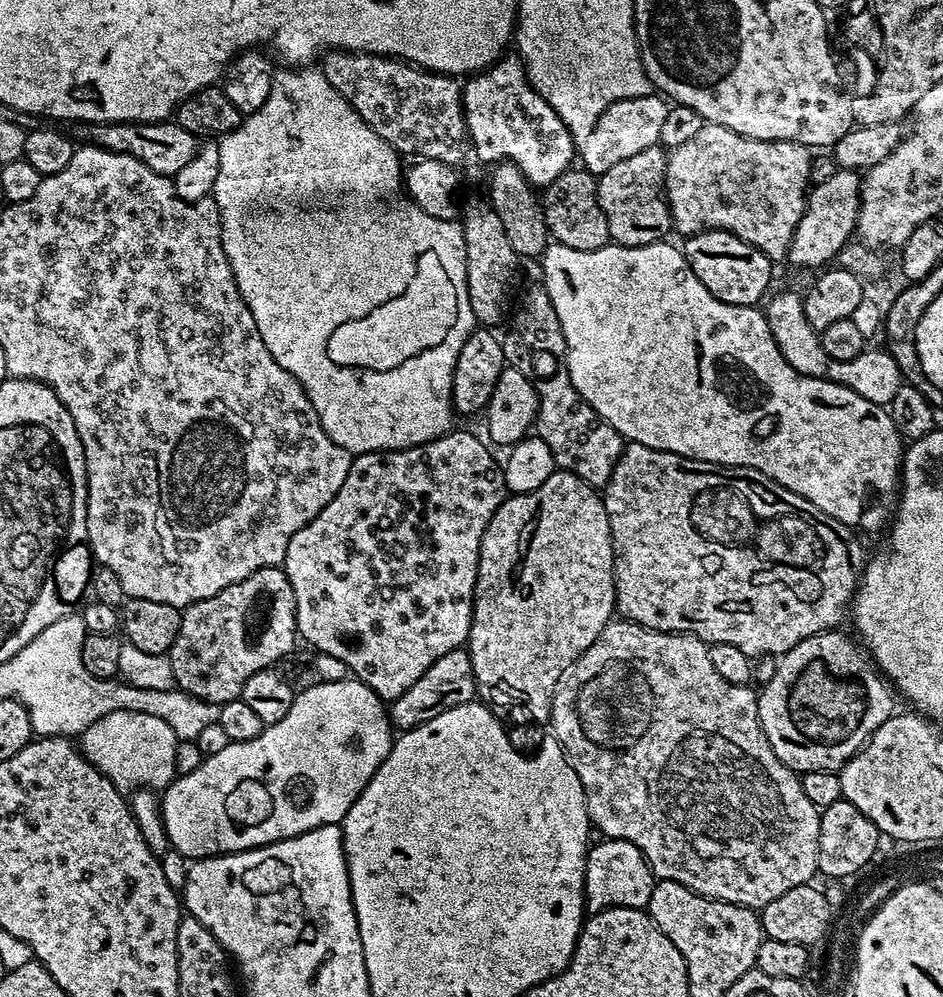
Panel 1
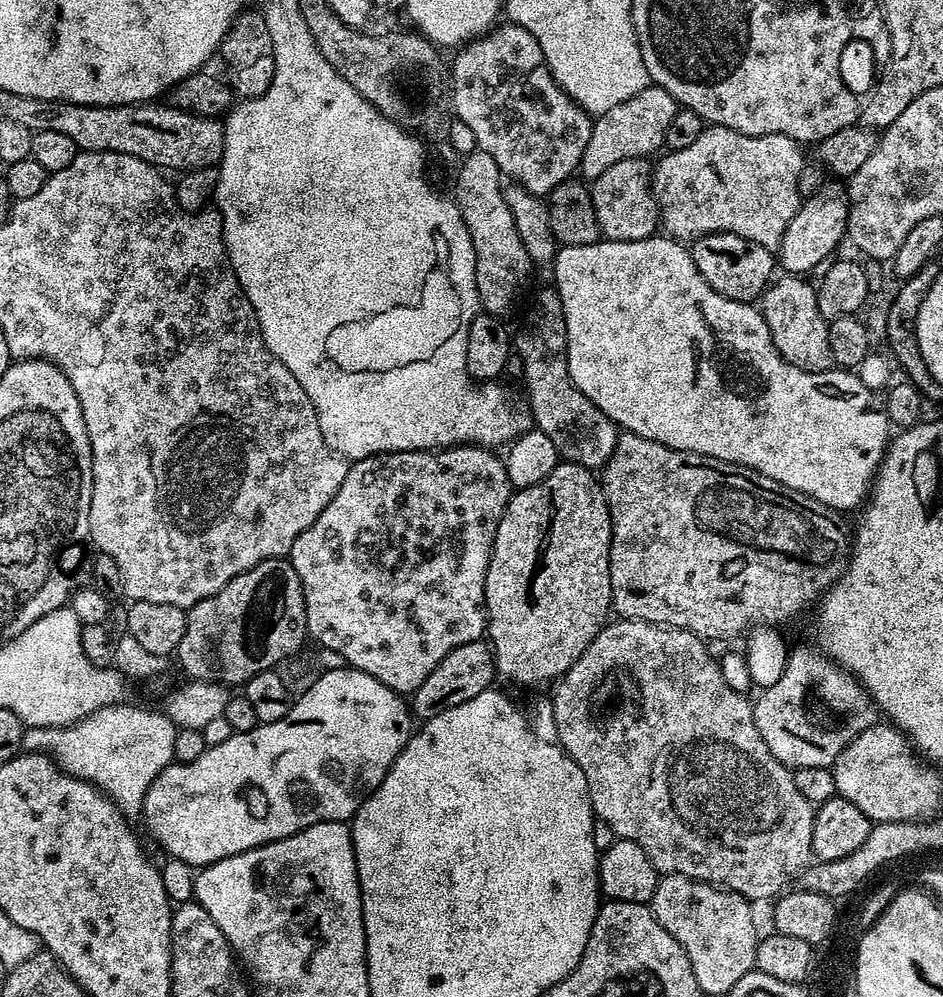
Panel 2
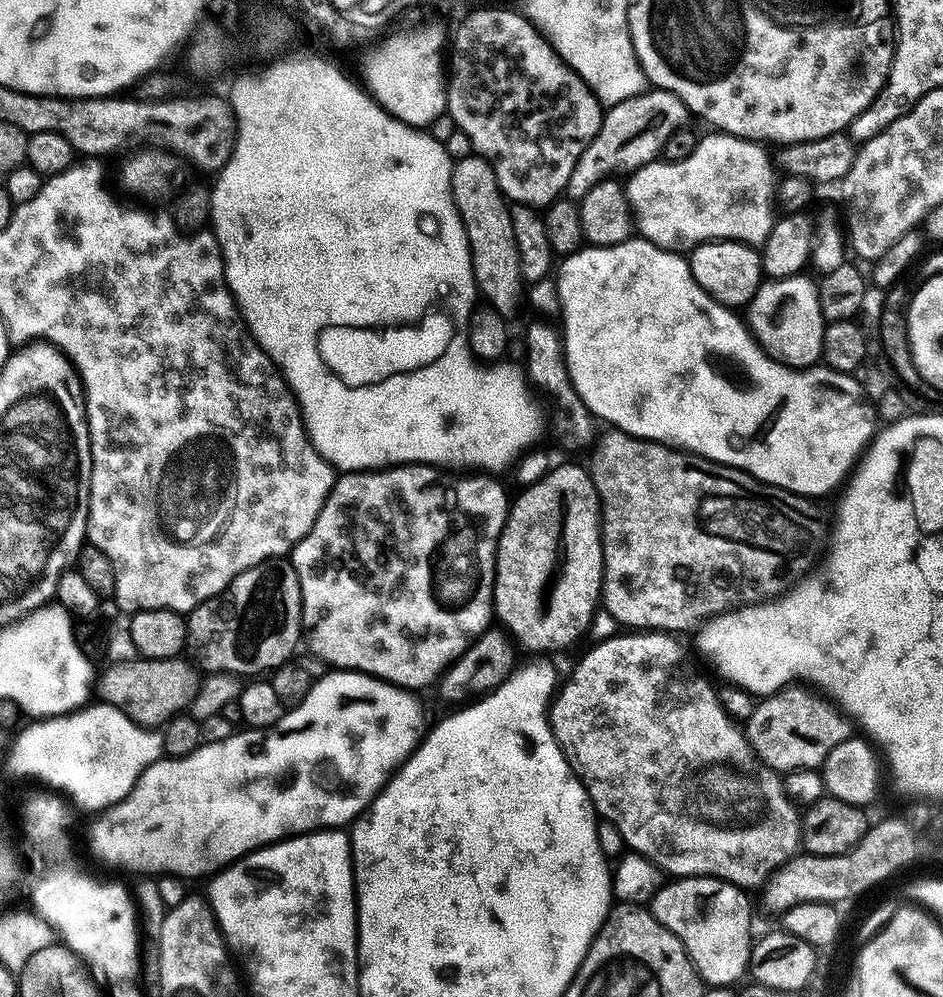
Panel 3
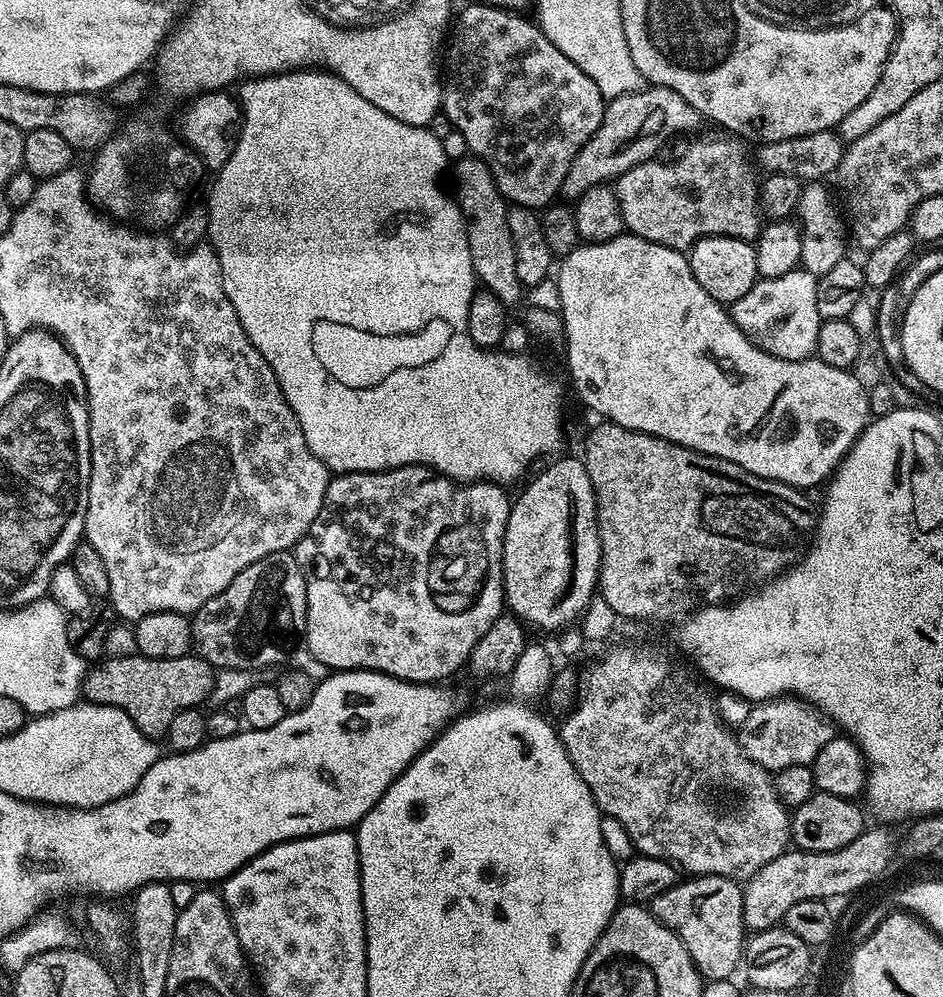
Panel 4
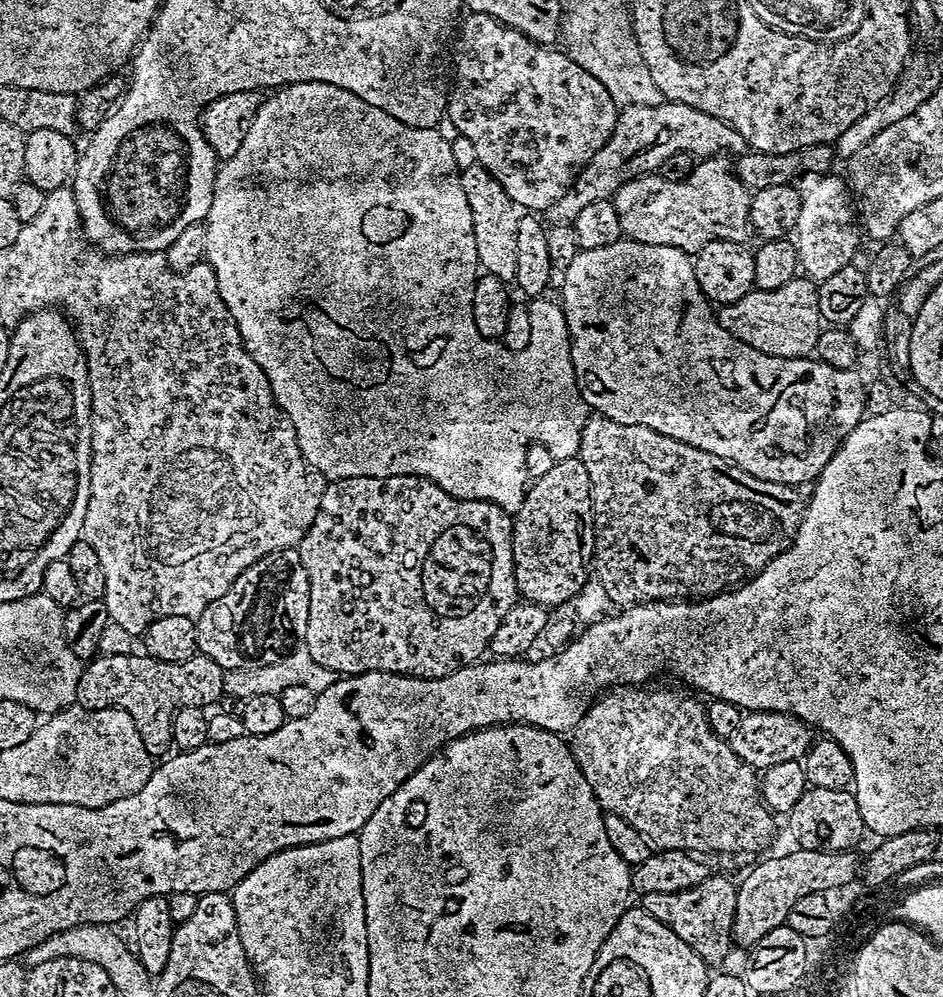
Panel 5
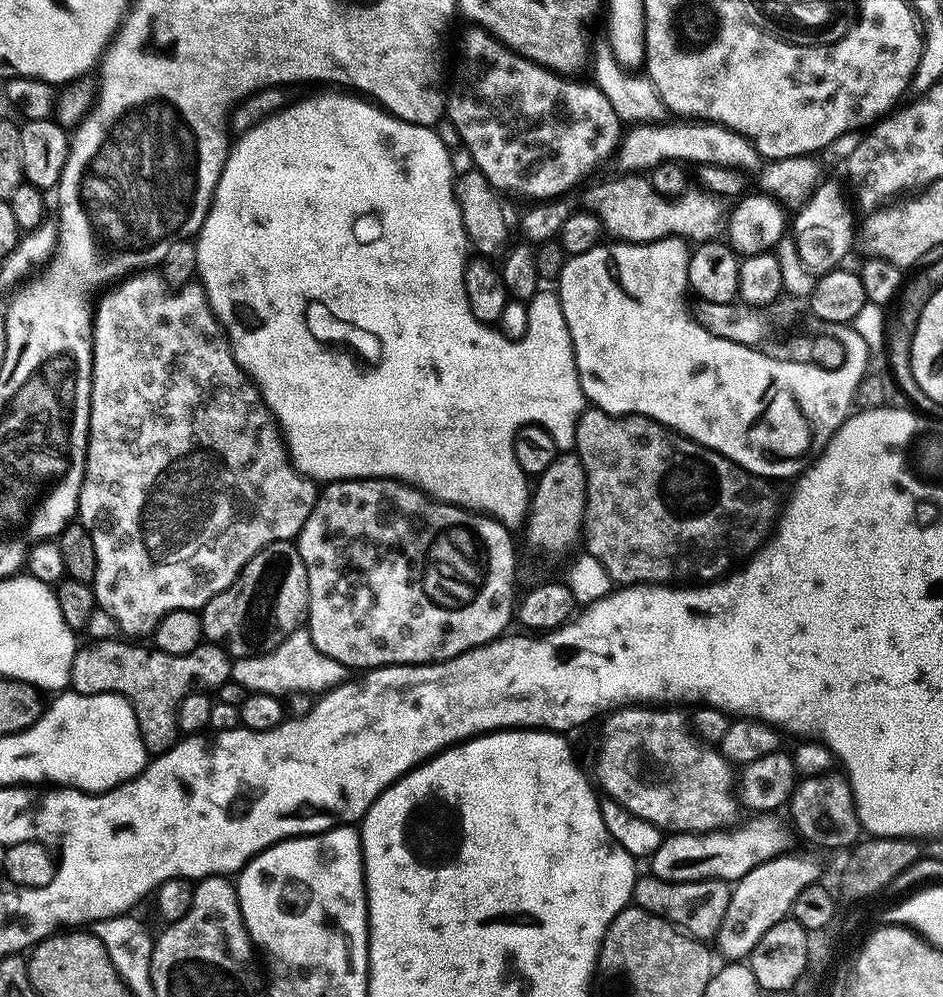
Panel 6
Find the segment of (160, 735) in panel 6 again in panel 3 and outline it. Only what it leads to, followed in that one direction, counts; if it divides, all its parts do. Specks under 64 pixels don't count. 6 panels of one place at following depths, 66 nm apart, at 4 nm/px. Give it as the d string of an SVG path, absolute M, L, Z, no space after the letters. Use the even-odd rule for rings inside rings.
M137 658L126 664L109 663L107 667L104 677L101 680L99 677L98 680L99 699L122 710L129 718L145 726L163 726L172 717L181 715L191 705L202 679L195 663L184 658L175 660Z

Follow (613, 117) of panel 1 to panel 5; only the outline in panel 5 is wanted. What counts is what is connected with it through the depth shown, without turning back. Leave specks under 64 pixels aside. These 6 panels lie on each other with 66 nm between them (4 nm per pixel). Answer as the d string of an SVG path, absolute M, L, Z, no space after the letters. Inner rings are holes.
M661 102L652 106L629 104L616 113L616 125L608 141L580 169L571 184L546 210L549 225L567 224L582 210L582 206L615 196L616 191L635 176L655 173L670 158L670 154L685 152L694 158L724 156L728 152L743 154L749 151L748 143L722 118L714 118L694 106Z

